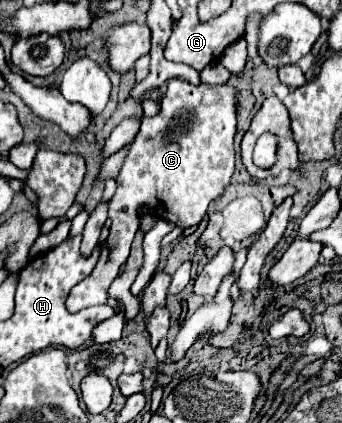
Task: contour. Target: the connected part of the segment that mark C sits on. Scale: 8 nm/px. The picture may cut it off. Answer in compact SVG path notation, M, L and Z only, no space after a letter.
M173 78L167 84L165 98L161 100L163 110L157 116L143 118L141 120L141 130L133 142L133 148L123 162L123 168L117 176L117 192L109 202L109 220L111 220L111 236L105 242L105 256L99 258L99 264L87 280L79 282L69 298L67 298L67 310L69 312L79 312L89 306L105 304L107 302L107 290L111 282L117 278L117 272L121 264L127 262L129 258L129 248L137 232L139 224L139 208L149 208L153 214L159 218L167 218L179 228L193 228L201 222L205 216L209 204L213 198L221 196L223 188L229 184L233 170L235 170L235 148L233 148L233 138L237 132L237 108L239 108L241 94L237 88L223 84L223 86L211 86L211 84L199 84L193 86L187 80Z

